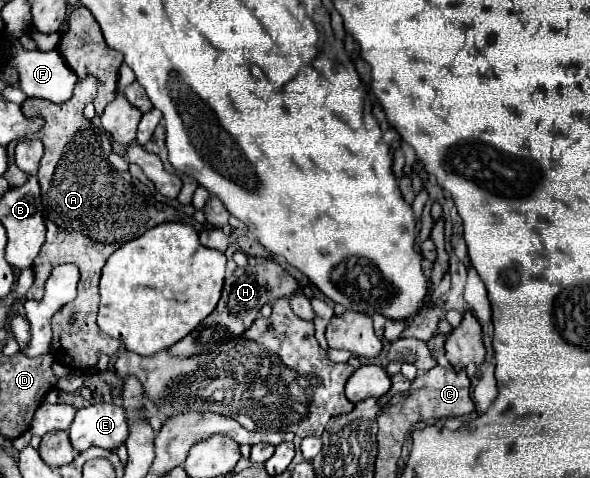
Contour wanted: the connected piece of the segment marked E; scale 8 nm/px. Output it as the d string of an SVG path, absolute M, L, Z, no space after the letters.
M92 404L76 412L76 418L68 430L72 448L78 452L90 446L116 450L126 442L130 434L126 410L116 404Z

